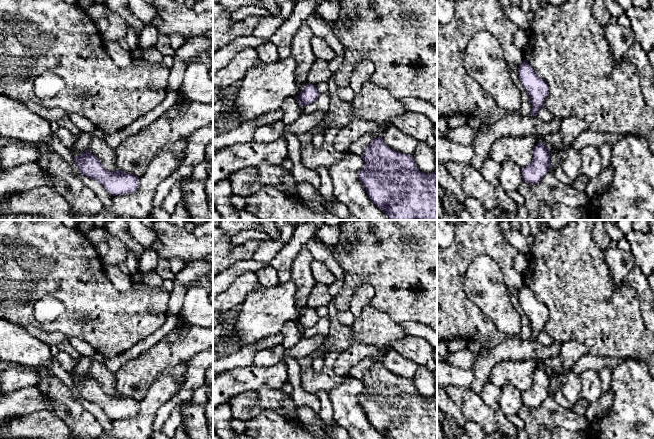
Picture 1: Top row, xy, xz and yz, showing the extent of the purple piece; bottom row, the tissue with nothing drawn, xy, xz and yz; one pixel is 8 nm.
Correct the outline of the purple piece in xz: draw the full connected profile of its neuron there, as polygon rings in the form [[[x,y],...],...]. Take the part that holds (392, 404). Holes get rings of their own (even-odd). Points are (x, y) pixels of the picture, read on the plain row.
[[[374,361],[364,373],[365,388],[358,396],[372,426],[386,439],[437,439],[437,397],[419,395],[413,380],[391,373],[382,363]]]

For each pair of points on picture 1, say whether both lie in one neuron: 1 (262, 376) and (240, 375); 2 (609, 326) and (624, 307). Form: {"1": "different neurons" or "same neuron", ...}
{"1": "same neuron", "2": "same neuron"}

